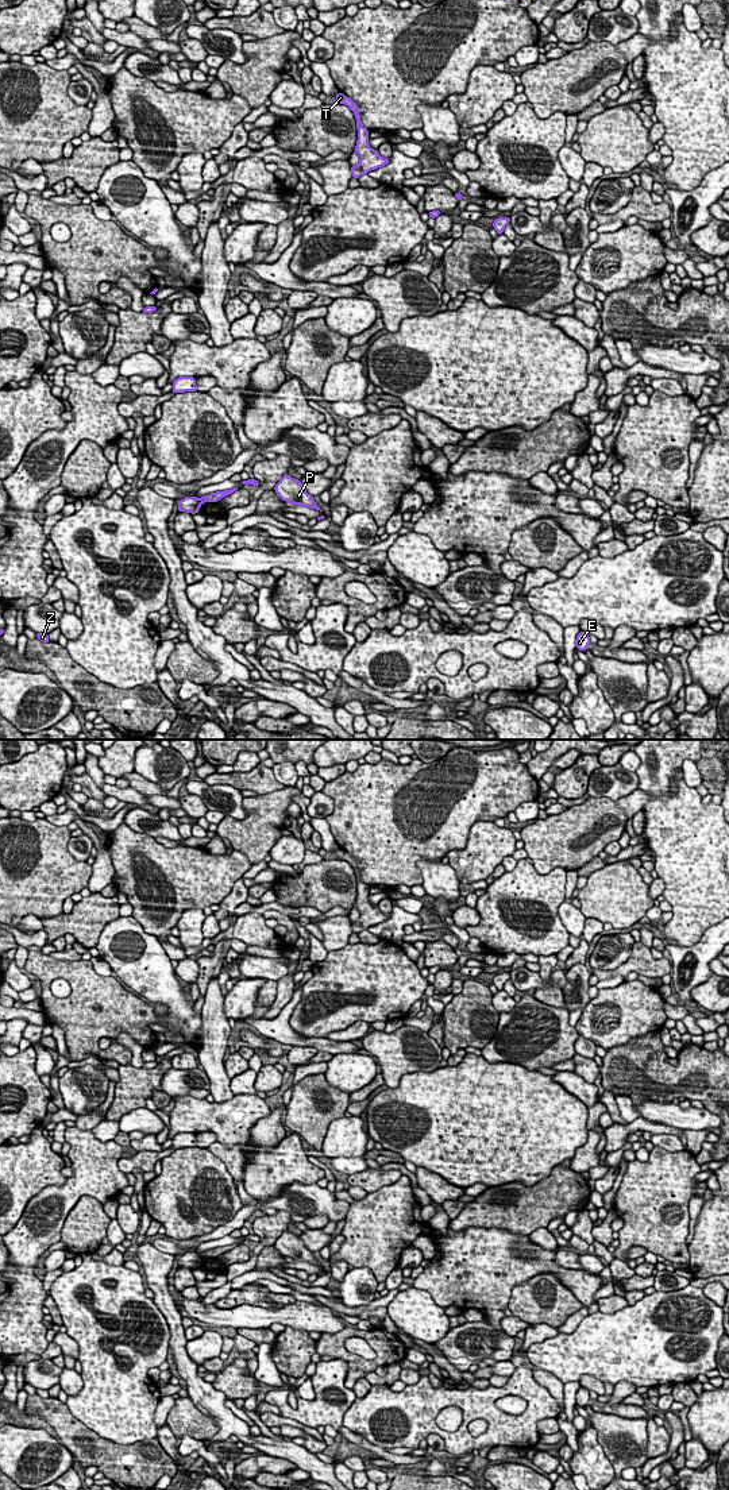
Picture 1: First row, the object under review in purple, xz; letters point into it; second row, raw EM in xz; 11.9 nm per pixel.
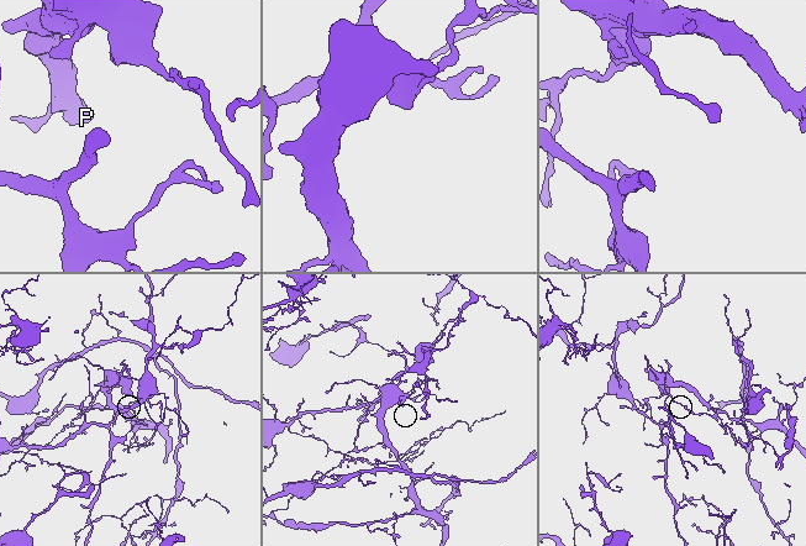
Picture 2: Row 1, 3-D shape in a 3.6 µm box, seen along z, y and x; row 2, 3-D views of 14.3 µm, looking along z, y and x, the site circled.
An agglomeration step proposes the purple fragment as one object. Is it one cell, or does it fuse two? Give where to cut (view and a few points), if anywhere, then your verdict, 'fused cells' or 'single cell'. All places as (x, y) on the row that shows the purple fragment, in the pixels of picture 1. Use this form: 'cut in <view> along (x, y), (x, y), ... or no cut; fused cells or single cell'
cut in xz along (199, 498), (203, 502); fused cells

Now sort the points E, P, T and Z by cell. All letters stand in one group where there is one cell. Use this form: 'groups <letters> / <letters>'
groups E T / P Z

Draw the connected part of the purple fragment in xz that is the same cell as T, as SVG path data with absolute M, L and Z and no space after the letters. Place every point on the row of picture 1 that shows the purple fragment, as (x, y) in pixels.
M338 93L335 97L339 104L347 105L354 112L356 119L358 140L354 151L360 157L360 161L356 166L351 165L352 178L359 178L371 170L387 165L390 158L382 158L378 150L374 150L369 146L369 130L362 126L358 104L343 93Z

